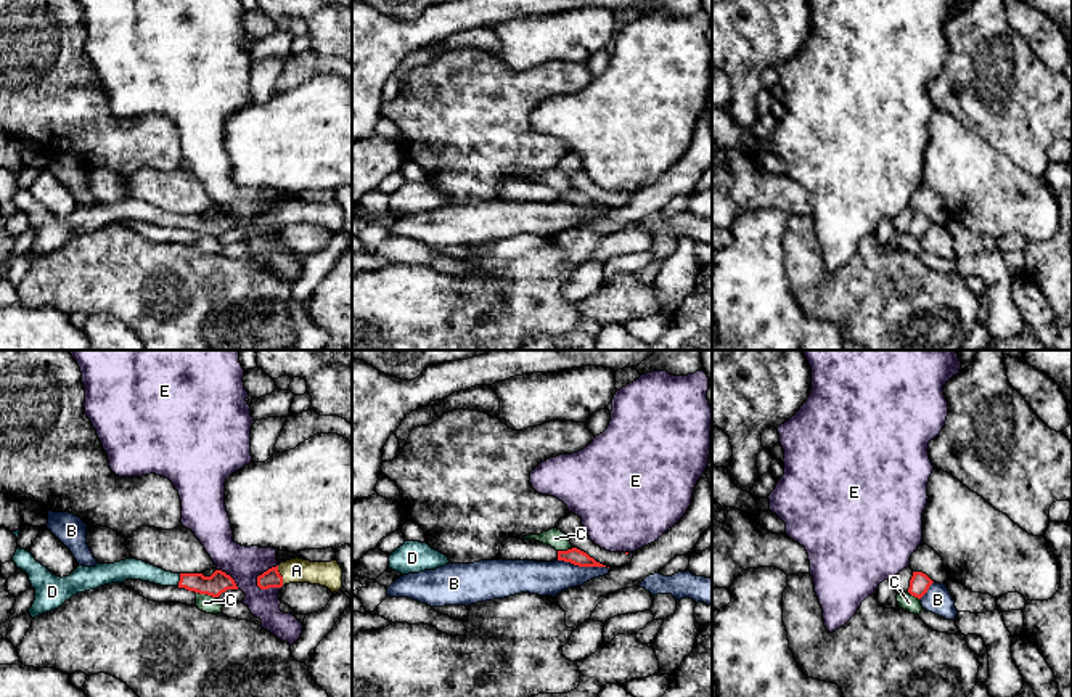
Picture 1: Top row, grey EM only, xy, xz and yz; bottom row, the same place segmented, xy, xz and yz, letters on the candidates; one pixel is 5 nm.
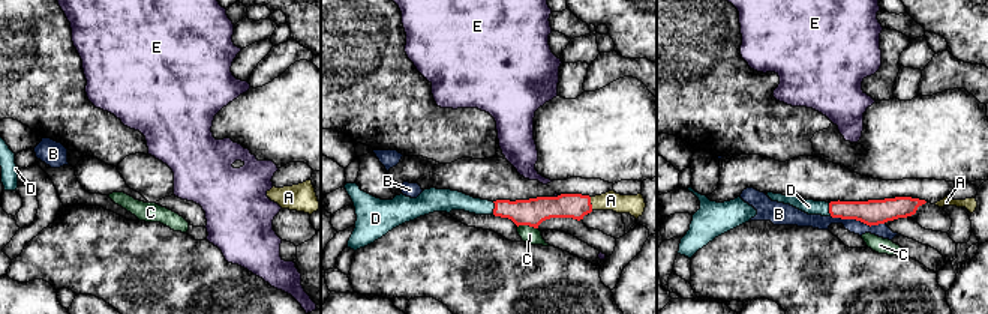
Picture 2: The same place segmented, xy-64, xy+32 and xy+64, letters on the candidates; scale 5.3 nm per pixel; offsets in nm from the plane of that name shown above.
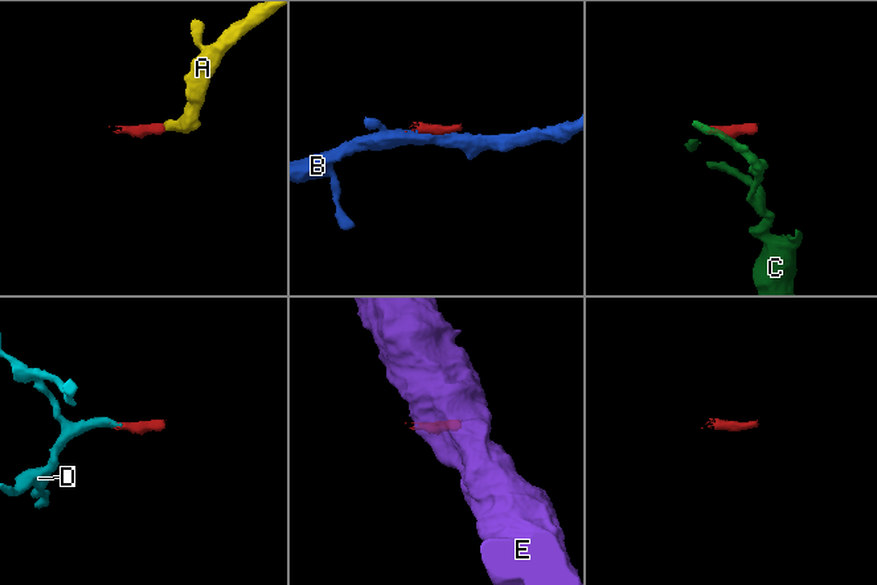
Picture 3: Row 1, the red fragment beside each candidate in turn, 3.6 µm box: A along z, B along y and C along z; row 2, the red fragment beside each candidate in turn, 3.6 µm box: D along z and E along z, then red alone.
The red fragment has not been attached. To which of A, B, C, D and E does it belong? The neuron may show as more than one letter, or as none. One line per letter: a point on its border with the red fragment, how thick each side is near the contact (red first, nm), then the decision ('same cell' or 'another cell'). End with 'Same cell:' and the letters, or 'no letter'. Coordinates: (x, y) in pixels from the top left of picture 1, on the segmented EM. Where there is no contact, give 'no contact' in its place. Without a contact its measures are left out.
A: meets red in xy at (280, 575); 90 nm thick on the red side, 130 nm on the other; same cell
B: meets red in xz at (584, 566); 80 nm thick on the red side, 180 nm on the other; another cell
C: meets red in xy at (206, 593); 110 nm thick on the red side, 90 nm on the other; another cell
D: meets red in xy at (180, 580); 110 nm thick on the red side, 110 nm on the other; same cell
E: meets red in xy at (262, 574); 90 nm thick on the red side, 180 nm on the other; another cell
Same cell: A, D

